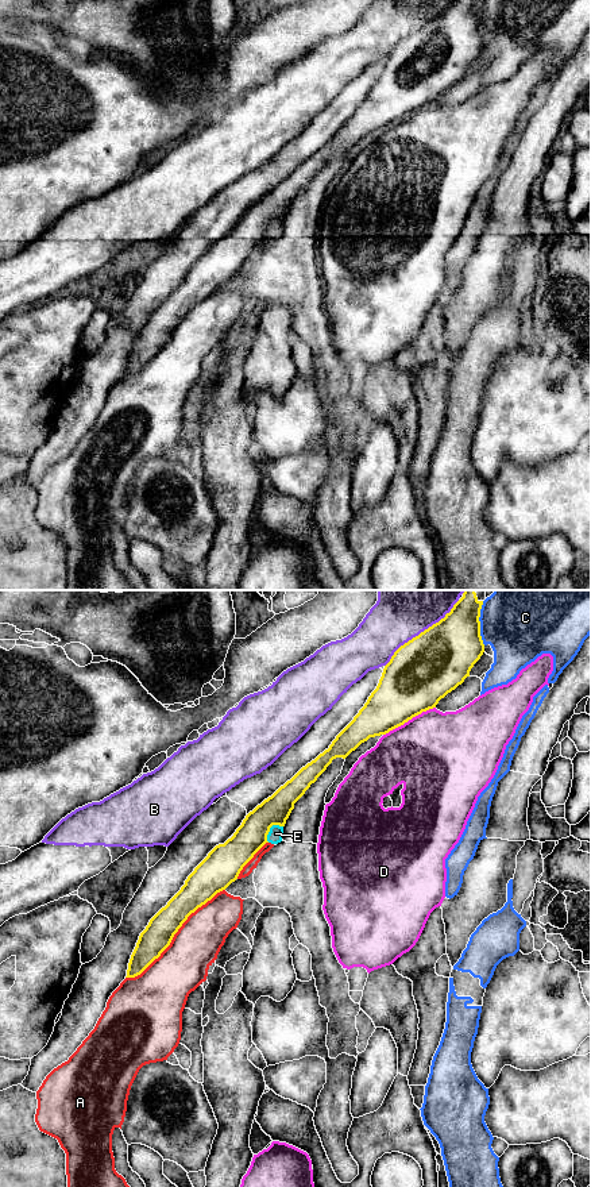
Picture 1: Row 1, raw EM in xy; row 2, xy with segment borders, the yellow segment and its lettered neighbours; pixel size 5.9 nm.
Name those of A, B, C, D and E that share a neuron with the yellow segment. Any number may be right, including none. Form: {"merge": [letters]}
{"merge": []}

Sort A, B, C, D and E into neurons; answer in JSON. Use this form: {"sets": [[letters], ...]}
{"sets": [["A", "E"], ["B"], ["C"], ["D"]]}

